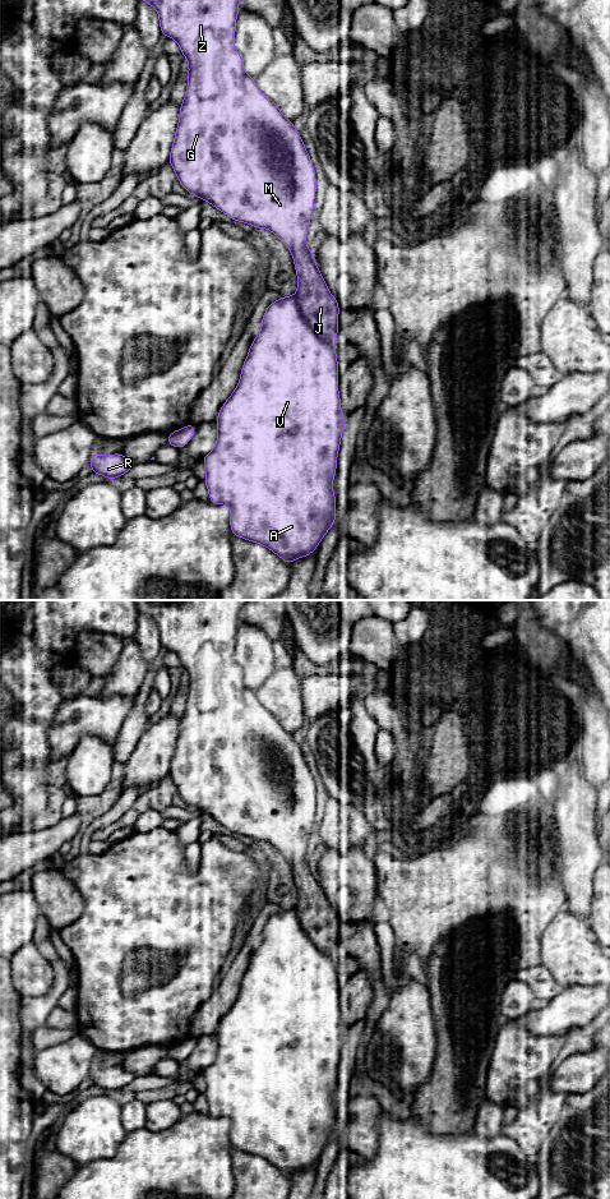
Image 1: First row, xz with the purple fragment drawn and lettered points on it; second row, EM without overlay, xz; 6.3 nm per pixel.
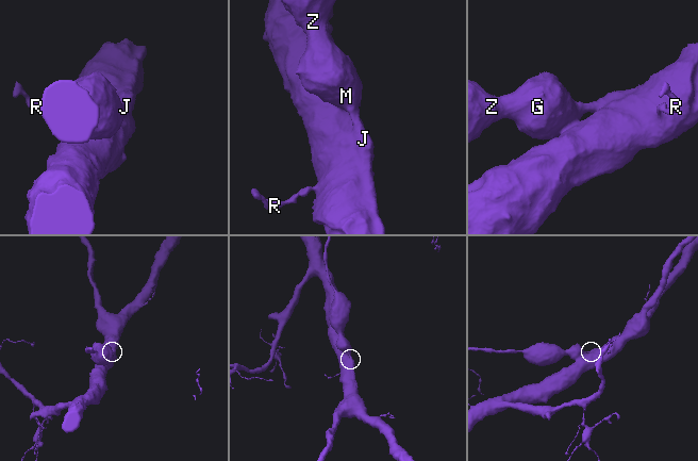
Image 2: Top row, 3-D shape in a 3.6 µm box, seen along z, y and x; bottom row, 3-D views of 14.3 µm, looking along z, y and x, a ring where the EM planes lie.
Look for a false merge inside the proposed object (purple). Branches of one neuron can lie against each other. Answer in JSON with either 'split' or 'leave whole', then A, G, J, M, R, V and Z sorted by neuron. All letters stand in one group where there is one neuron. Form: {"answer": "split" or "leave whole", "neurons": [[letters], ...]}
{"answer": "split", "neurons": [["A", "R", "V"], ["G", "J", "M", "Z"]]}

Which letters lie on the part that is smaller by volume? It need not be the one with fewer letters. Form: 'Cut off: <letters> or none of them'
Cut off: G, J, M, Z

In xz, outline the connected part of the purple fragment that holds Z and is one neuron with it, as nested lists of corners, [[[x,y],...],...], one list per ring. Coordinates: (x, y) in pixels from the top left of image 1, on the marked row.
[[[140,0],[151,4],[160,17],[162,36],[174,38],[189,64],[188,87],[180,105],[179,124],[168,163],[179,183],[191,195],[207,200],[234,221],[271,230],[292,253],[297,275],[295,294],[300,312],[313,331],[336,350],[339,305],[318,269],[306,235],[314,212],[316,177],[314,165],[300,133],[278,106],[265,96],[255,79],[244,72],[244,60],[234,46],[240,0]]]

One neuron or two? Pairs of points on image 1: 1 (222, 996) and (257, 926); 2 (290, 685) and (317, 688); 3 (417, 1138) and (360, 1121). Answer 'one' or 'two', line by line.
1: one
2: two
3: two

